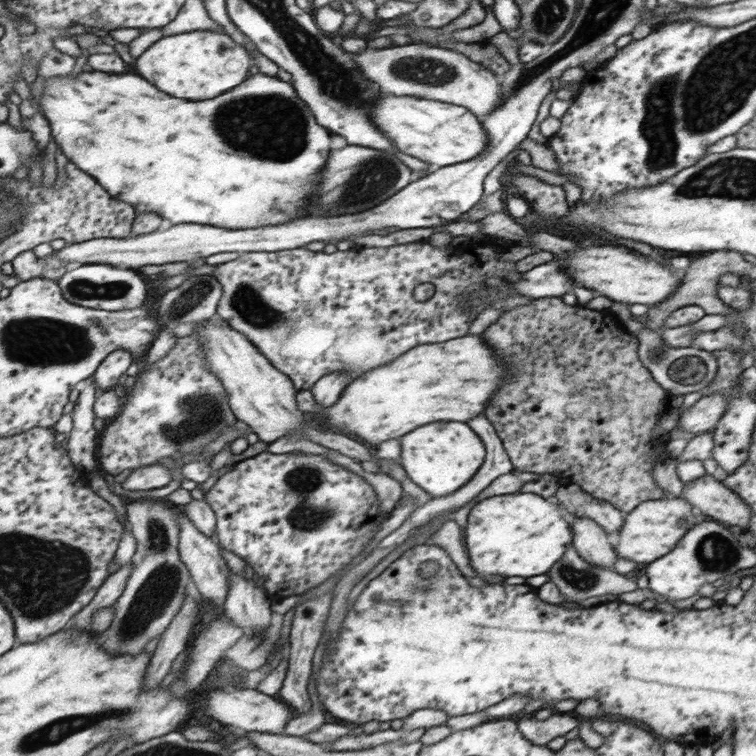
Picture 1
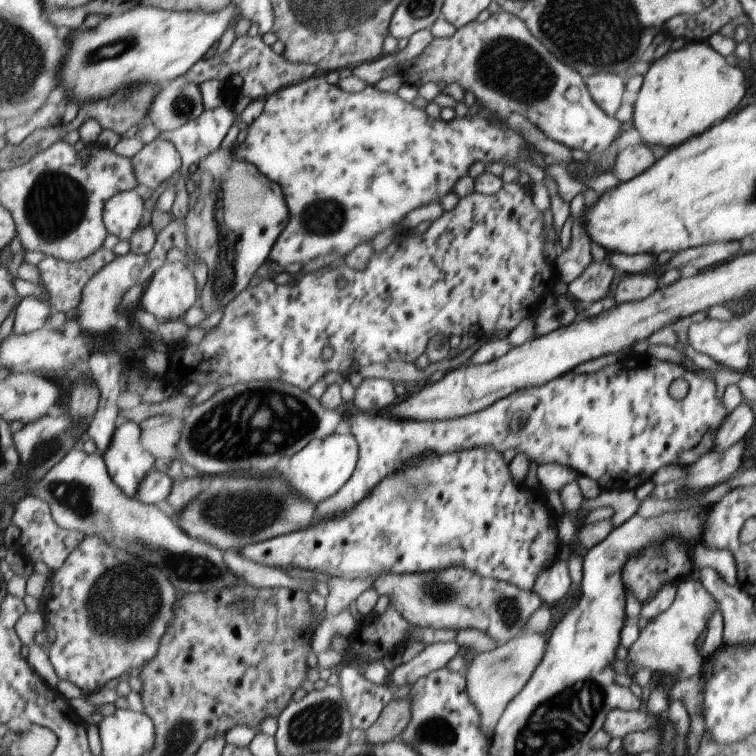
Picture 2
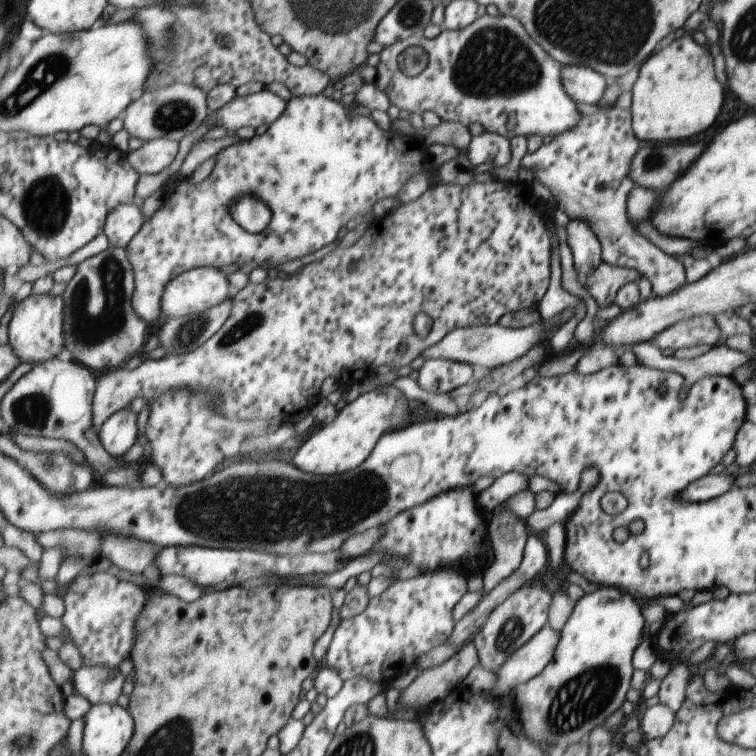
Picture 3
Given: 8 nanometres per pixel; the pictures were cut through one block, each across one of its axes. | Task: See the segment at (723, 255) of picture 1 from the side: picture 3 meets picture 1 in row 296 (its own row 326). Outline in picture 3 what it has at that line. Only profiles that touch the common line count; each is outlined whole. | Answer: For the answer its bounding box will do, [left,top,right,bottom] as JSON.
[653,315,720,351]

